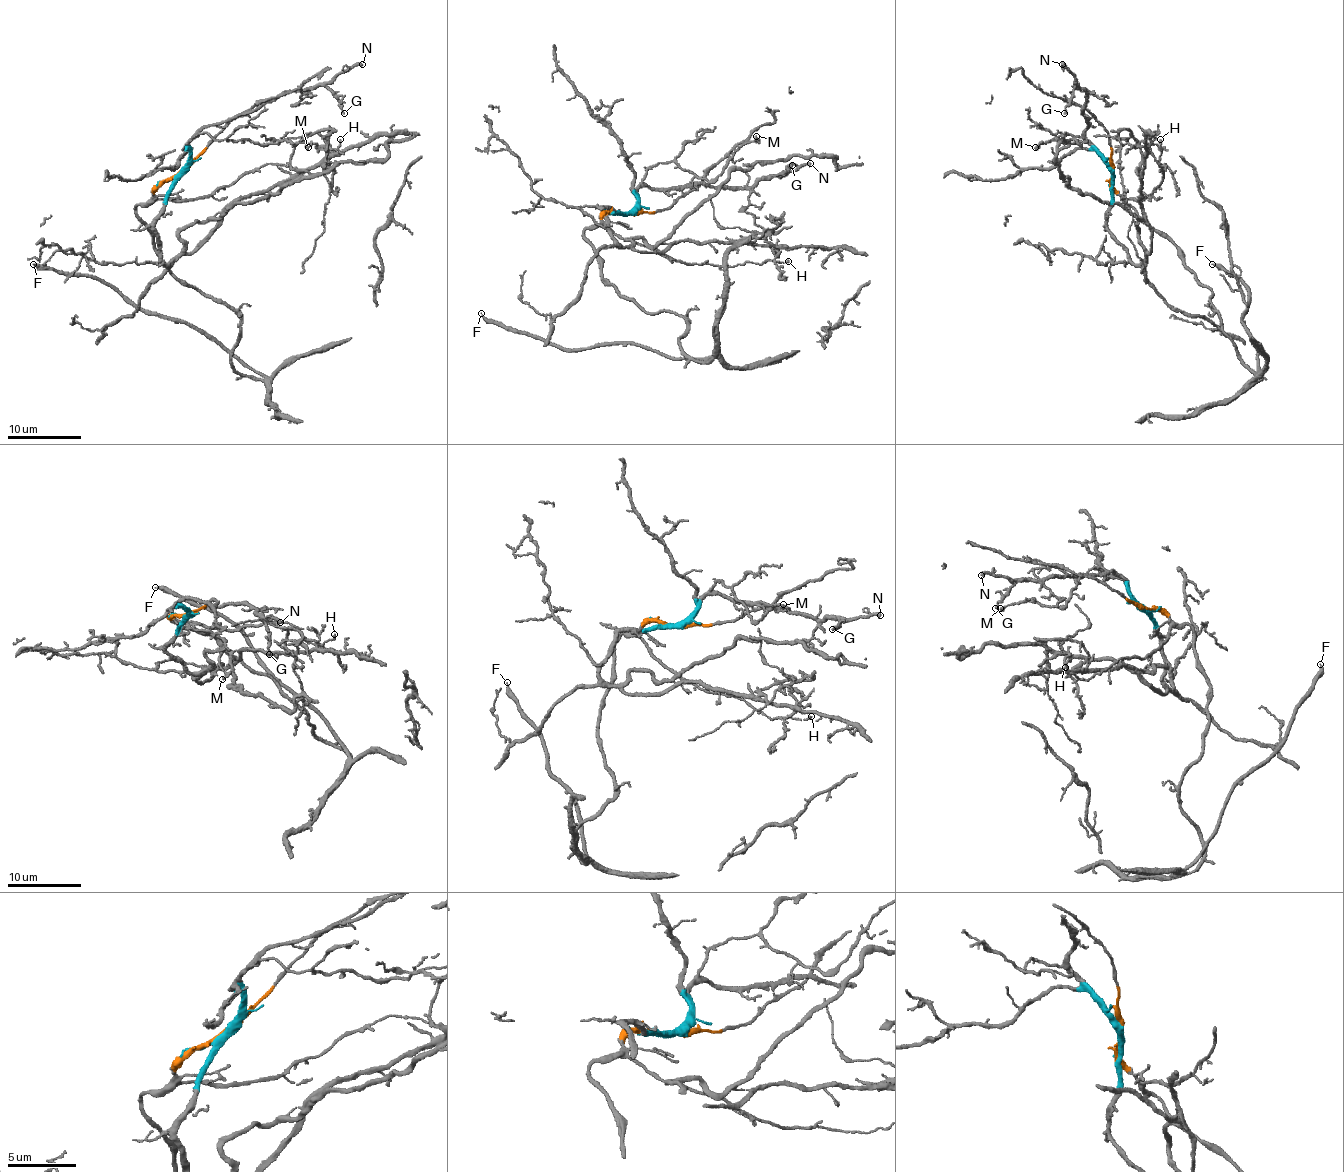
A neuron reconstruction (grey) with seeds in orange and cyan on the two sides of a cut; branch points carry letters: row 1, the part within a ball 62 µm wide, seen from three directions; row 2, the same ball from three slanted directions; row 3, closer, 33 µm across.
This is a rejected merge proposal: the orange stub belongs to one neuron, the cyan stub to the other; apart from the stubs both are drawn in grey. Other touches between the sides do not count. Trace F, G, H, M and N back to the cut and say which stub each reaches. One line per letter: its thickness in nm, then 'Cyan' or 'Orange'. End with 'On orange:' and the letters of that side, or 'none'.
F: Thickness 160 nm. Orange
G: Thickness 120 nm. Cyan
H: Thickness 130 nm. Orange
M: Thickness 120 nm. Cyan
N: Thickness 240 nm. Cyan
On orange: F, H

